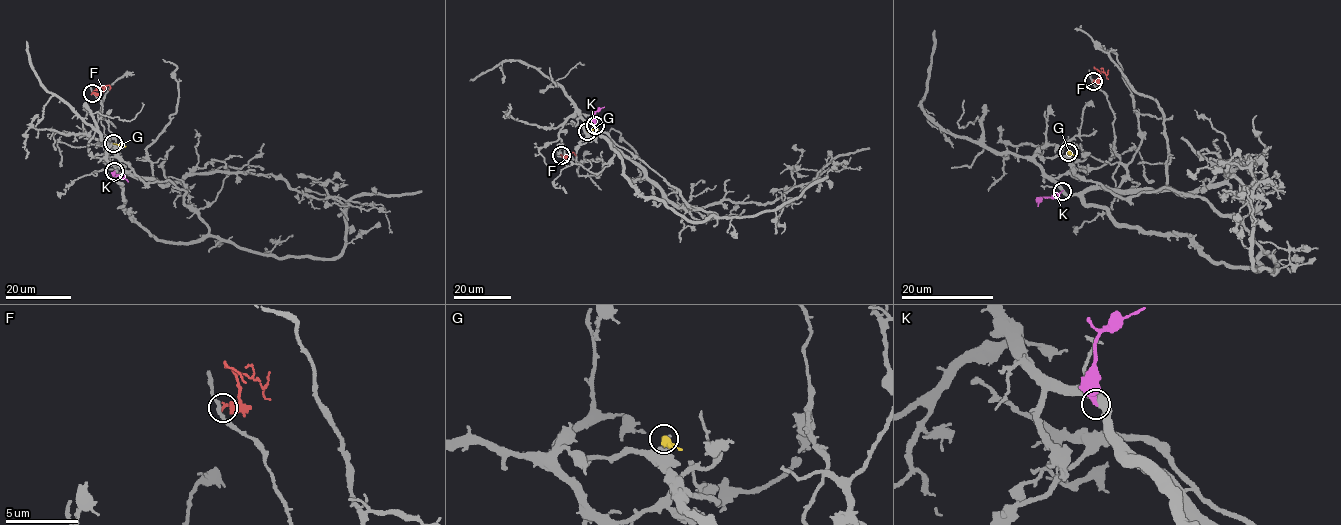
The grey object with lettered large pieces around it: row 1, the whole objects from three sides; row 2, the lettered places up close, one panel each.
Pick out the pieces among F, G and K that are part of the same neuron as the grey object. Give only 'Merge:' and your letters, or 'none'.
Merge: none

